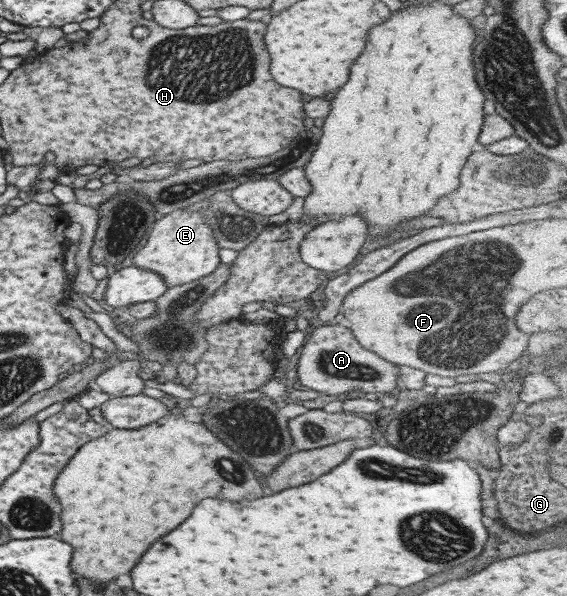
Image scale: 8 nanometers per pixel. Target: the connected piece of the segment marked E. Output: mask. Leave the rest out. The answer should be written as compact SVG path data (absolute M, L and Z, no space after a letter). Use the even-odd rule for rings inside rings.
M182 209L174 210L154 222L142 246L132 257L132 264L142 271L150 271L160 275L167 288L199 280L212 274L219 264L219 246L208 225L204 223L200 210L188 212Z

